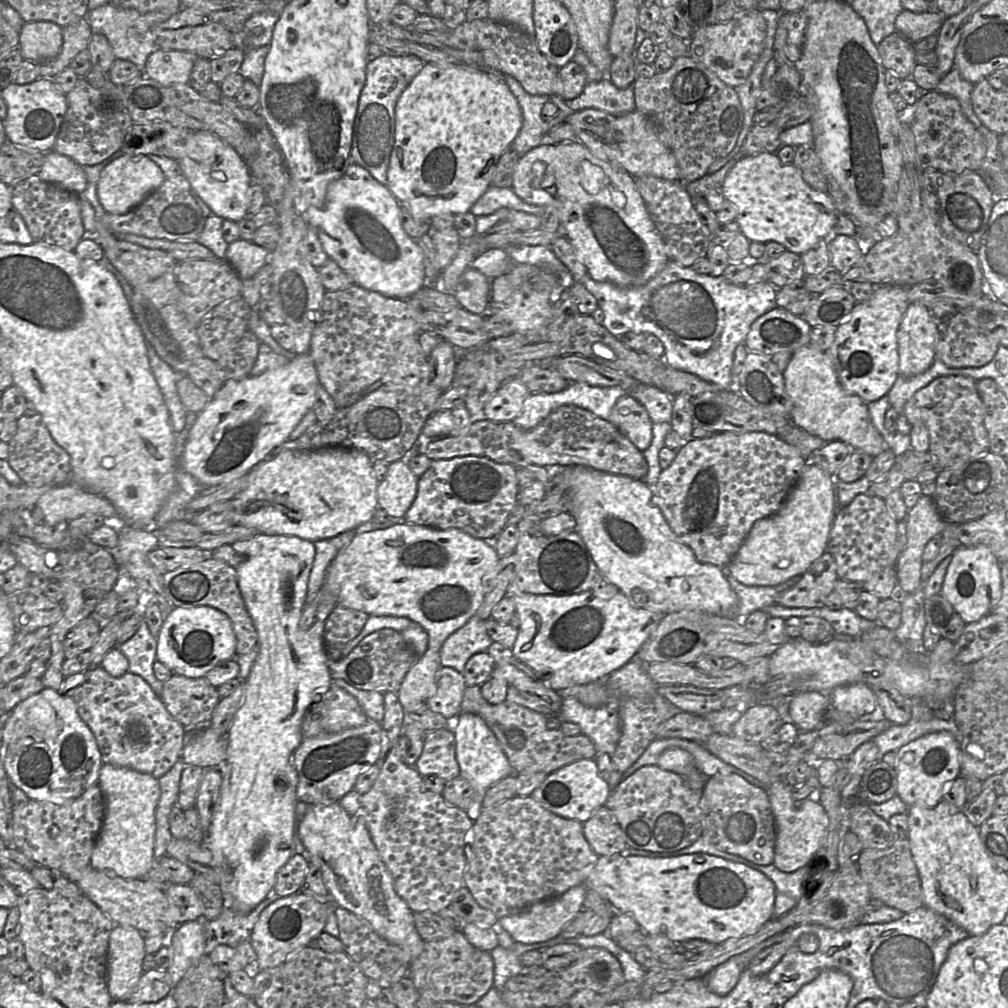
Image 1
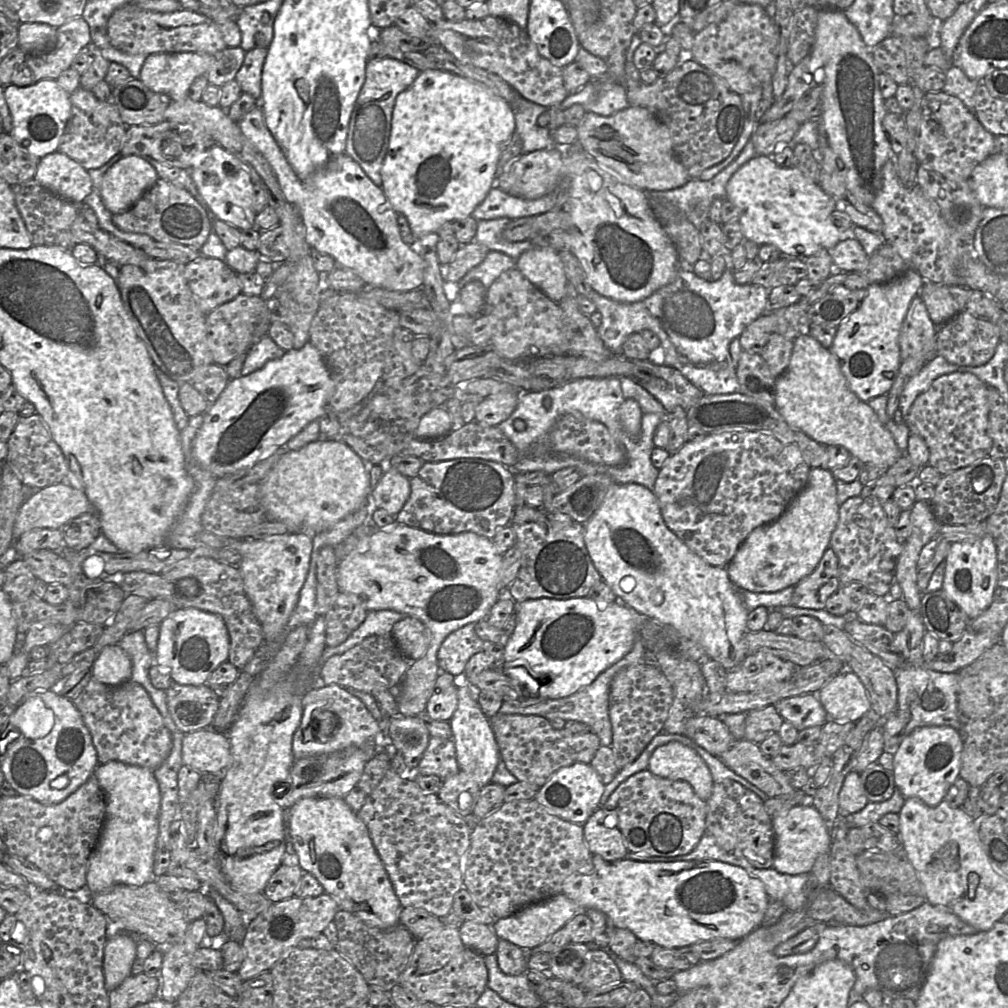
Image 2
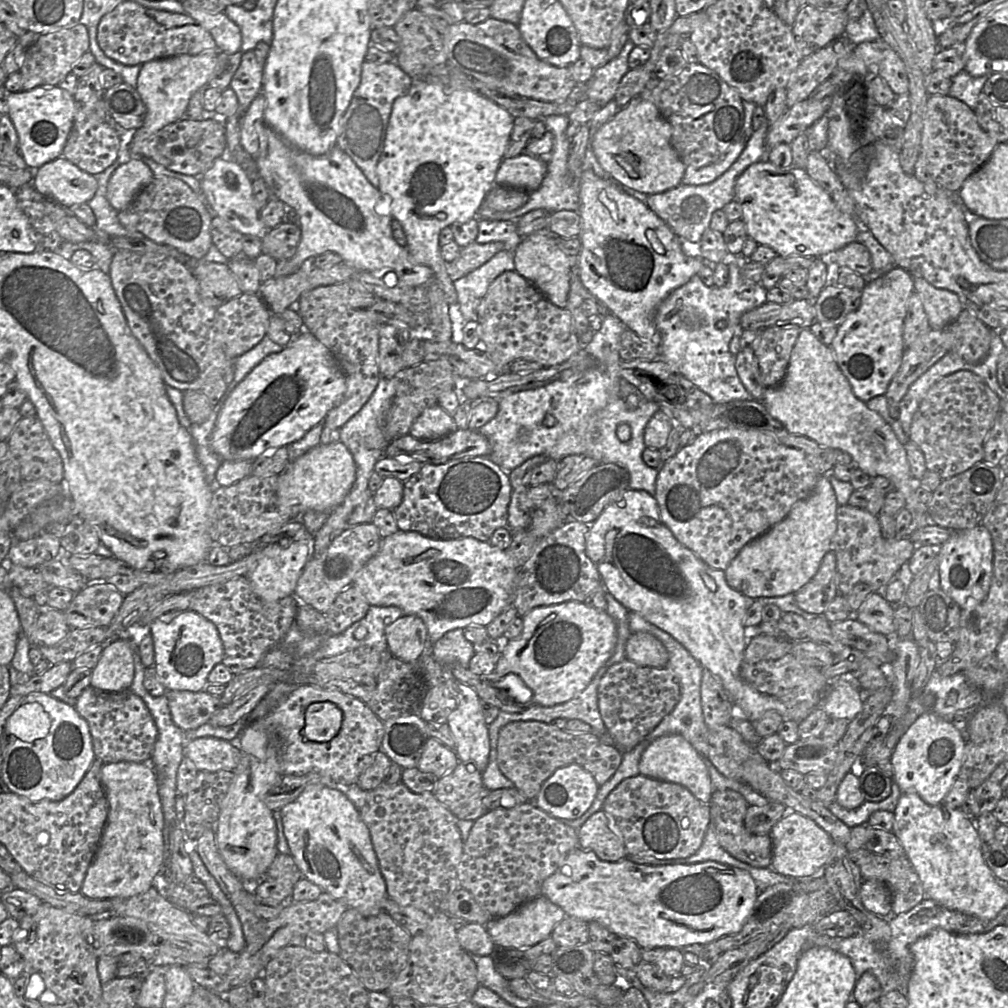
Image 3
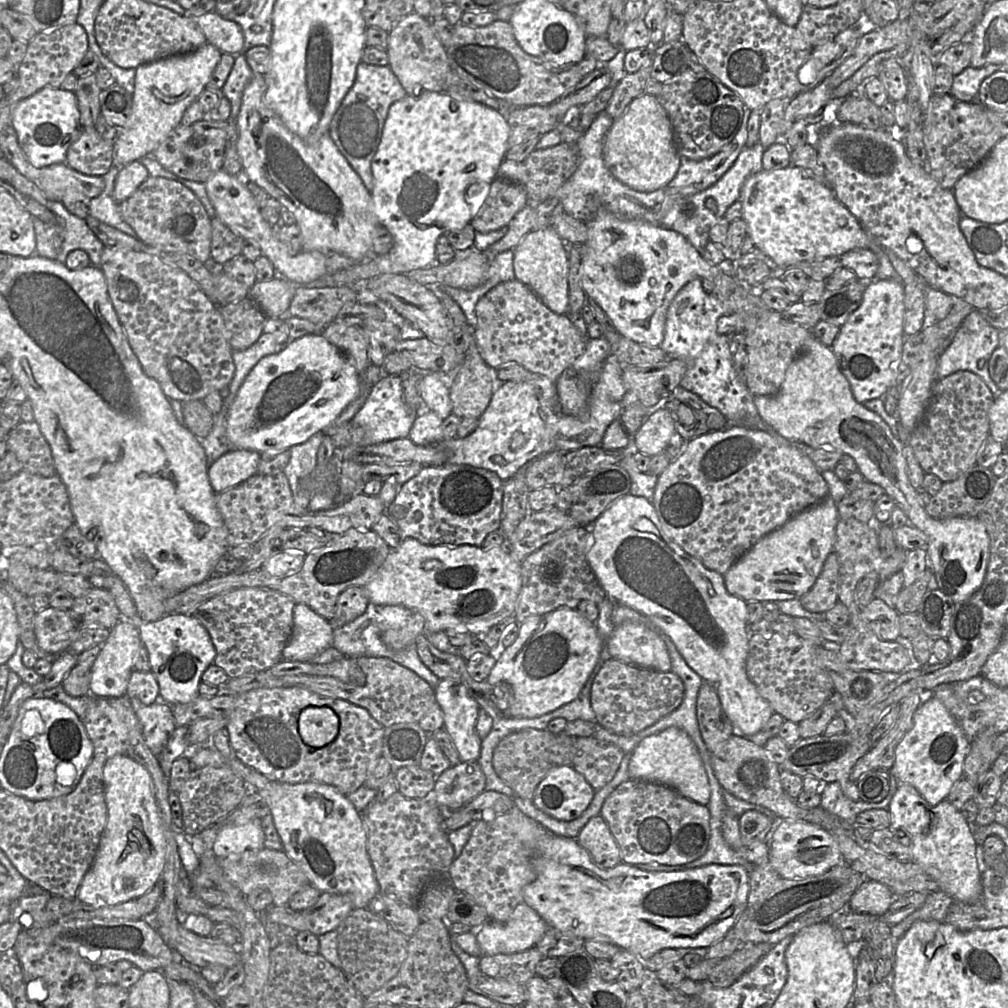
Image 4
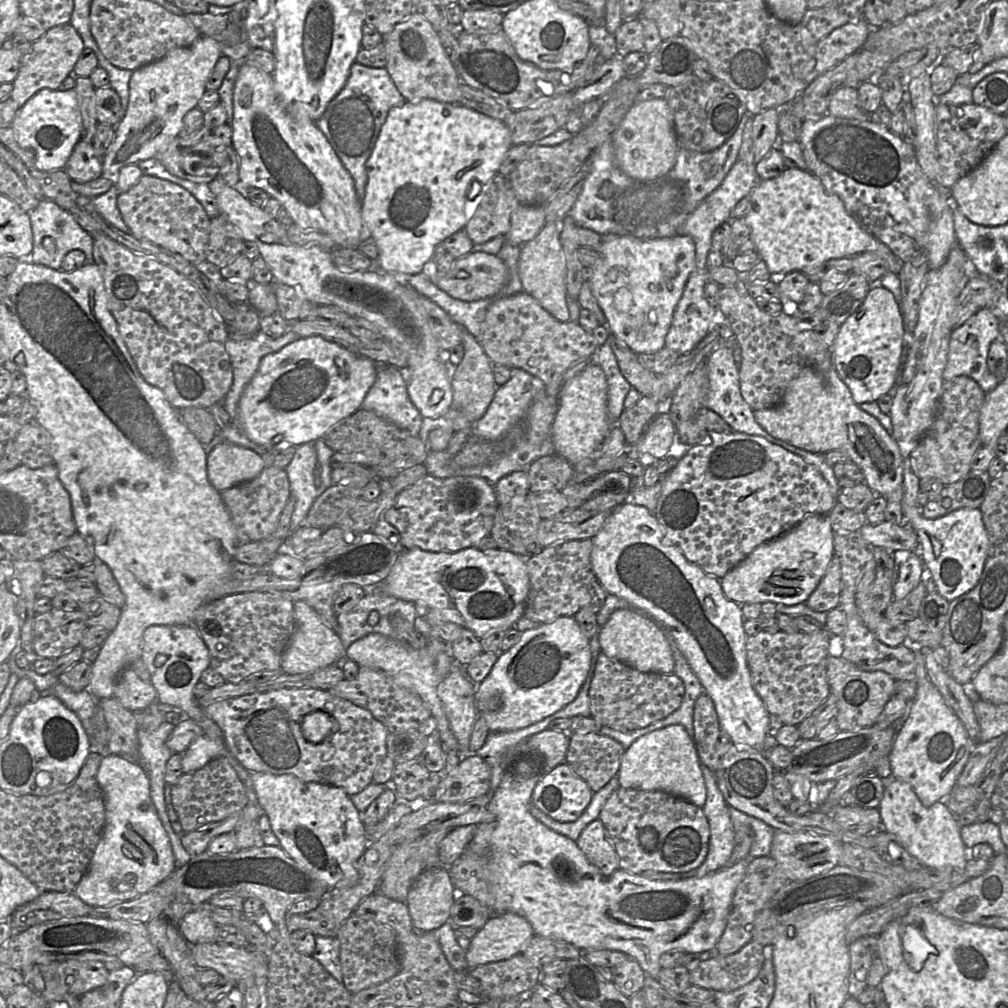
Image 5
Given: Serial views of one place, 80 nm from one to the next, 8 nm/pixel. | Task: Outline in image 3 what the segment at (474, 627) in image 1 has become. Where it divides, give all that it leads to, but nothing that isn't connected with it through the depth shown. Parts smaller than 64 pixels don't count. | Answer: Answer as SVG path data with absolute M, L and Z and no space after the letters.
M460 628L445 633L432 647L433 658L442 666L459 664L468 667L474 654L474 644L466 640Z

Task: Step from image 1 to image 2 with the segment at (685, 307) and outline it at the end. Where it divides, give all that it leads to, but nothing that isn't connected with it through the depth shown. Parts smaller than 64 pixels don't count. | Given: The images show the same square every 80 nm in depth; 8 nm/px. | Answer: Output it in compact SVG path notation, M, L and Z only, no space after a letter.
M730 255L723 256L726 269L719 280L704 280L695 275L691 267L680 265L673 282L641 301L618 302L593 290L591 301L602 316L597 332L605 347L619 354L622 344L632 333L651 330L661 342L661 350L657 354L660 362L680 371L704 394L740 393L741 386L729 346L748 325L771 310L770 289L754 283L737 284Z

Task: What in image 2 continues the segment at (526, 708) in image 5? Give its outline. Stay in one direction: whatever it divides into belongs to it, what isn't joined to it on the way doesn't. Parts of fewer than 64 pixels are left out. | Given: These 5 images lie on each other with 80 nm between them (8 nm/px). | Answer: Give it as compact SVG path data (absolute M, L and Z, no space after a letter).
M590 597L530 599L516 603L517 625L504 646L501 666L520 665L539 681L538 697L560 699L591 684L632 649L647 619L621 600L604 610Z

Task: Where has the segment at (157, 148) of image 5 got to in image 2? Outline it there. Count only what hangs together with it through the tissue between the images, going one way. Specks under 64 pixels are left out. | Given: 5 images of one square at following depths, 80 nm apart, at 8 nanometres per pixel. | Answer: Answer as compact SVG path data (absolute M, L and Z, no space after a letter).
M196 52L153 53L145 59L139 78L152 91L166 94L172 101L179 101L188 97L189 88L198 76L208 73L213 57L214 55Z

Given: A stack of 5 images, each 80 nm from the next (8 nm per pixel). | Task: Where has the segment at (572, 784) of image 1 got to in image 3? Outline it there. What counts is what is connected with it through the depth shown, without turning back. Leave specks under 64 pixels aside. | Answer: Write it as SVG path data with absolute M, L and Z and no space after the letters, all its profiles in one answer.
M570 764L557 769L542 784L534 803L561 821L574 820L591 807L599 787L580 764Z

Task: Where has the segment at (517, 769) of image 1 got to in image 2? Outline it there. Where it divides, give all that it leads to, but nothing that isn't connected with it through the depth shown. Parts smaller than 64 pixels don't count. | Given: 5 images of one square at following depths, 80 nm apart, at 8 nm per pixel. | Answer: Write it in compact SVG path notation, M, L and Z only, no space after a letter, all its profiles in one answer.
M497 713L490 723L506 768L518 781L530 783L538 789L563 767L578 762L589 764L601 746L593 732L574 734L564 728L555 729L541 716Z

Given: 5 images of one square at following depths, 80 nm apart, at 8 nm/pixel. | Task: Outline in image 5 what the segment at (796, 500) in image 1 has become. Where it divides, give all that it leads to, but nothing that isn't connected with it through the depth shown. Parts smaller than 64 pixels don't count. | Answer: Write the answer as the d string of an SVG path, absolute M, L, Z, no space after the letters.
M810 514L783 535L757 546L745 559L720 579L725 597L739 605L774 602L792 606L804 603L816 589L834 555L834 532L829 515Z

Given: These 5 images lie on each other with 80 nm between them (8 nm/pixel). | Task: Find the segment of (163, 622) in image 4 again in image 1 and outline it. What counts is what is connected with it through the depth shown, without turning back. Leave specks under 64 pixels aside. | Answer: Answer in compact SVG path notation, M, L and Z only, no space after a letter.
M207 605L175 607L164 620L157 640L157 660L174 674L188 678L205 677L219 662L237 656L237 638L231 619L224 612Z

